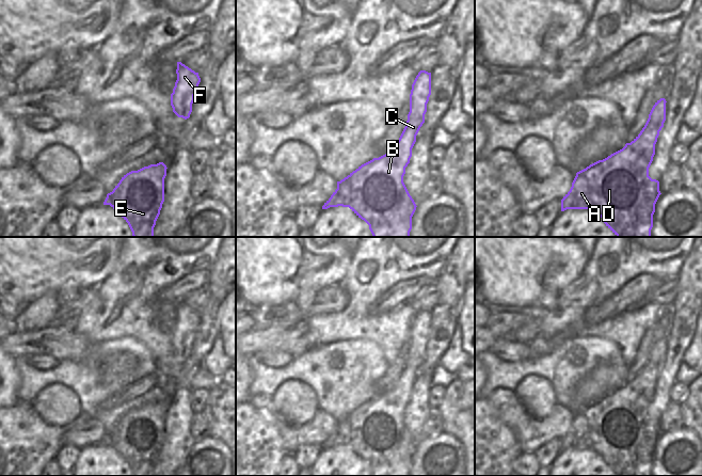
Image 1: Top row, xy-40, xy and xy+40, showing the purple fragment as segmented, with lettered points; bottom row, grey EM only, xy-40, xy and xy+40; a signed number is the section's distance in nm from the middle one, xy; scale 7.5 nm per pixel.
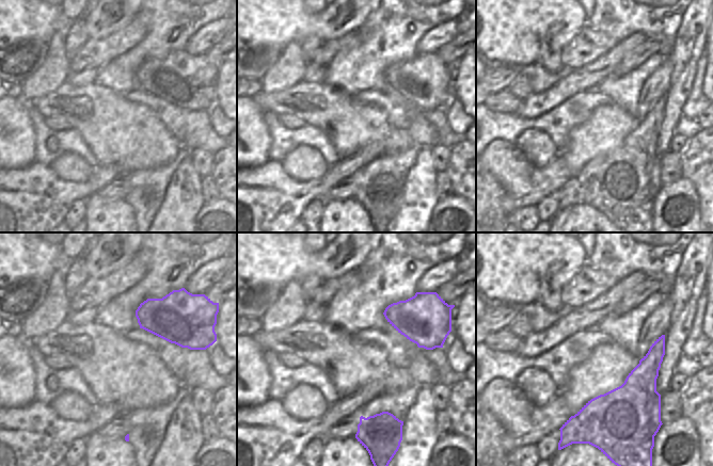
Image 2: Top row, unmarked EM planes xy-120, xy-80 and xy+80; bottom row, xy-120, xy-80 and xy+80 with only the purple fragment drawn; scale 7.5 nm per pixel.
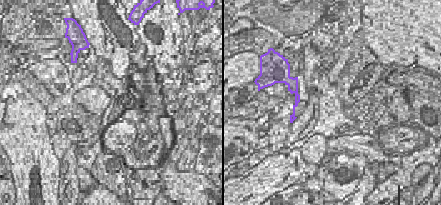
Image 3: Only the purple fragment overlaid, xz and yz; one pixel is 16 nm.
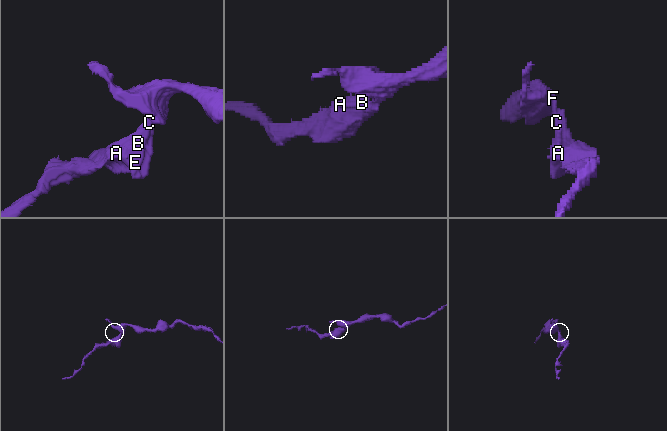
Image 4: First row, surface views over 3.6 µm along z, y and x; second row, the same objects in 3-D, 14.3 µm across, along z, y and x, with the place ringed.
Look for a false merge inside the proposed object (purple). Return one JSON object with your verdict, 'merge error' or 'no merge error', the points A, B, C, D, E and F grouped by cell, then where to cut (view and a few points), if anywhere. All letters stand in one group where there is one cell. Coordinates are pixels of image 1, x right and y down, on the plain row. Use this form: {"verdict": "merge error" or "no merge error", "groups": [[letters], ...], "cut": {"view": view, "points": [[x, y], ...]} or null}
{"verdict": "no merge error", "groups": [["A", "B", "C", "D", "E", "F"]], "cut": null}

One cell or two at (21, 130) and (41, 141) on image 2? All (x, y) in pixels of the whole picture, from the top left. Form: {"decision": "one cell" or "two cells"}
{"decision": "two cells"}

